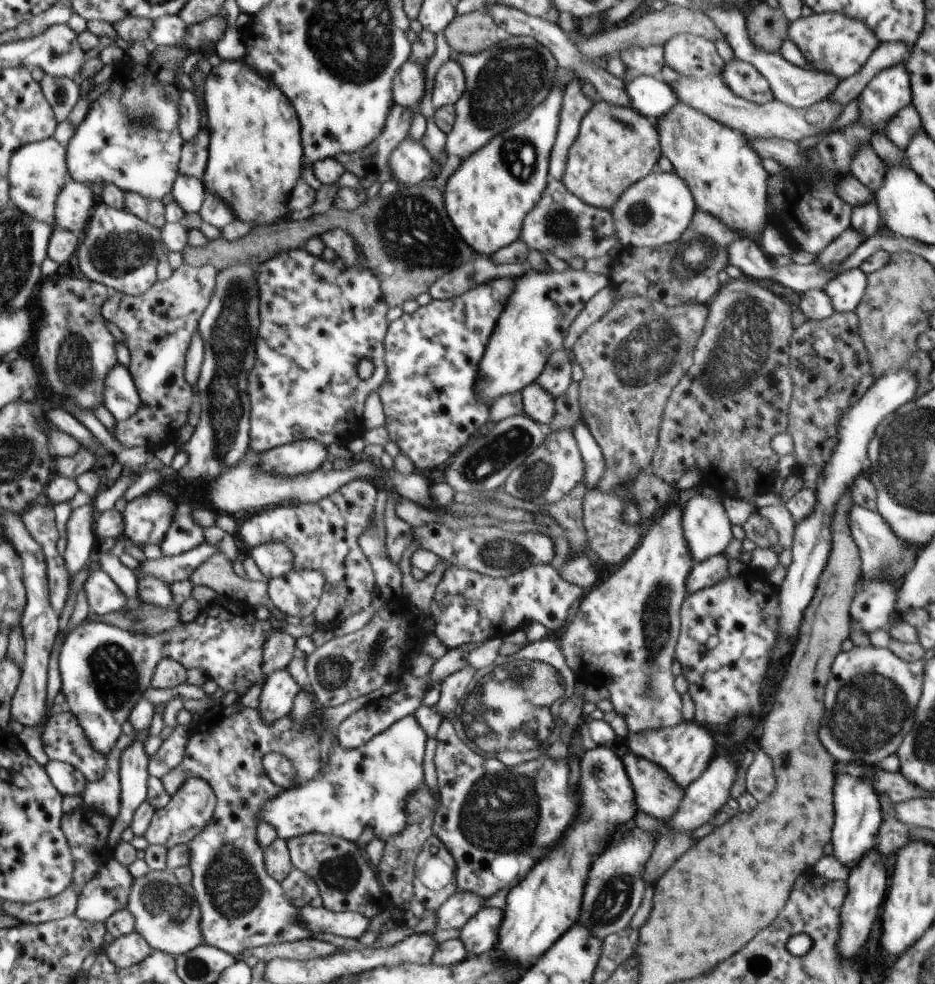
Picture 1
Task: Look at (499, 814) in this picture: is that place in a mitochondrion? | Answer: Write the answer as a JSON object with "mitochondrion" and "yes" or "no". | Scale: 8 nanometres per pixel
{"mitochondrion":"yes"}

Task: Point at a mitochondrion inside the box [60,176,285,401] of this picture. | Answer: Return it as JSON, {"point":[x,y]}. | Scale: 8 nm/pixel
{"point":[118,254]}

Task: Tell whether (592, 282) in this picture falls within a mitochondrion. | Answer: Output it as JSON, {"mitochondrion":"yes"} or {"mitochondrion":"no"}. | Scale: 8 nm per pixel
{"mitochondrion":"no"}

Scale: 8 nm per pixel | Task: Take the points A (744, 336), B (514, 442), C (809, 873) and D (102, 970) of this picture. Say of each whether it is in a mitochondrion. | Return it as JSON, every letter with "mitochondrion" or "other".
{"A":"mitochondrion","B":"mitochondrion","C":"other","D":"other"}

